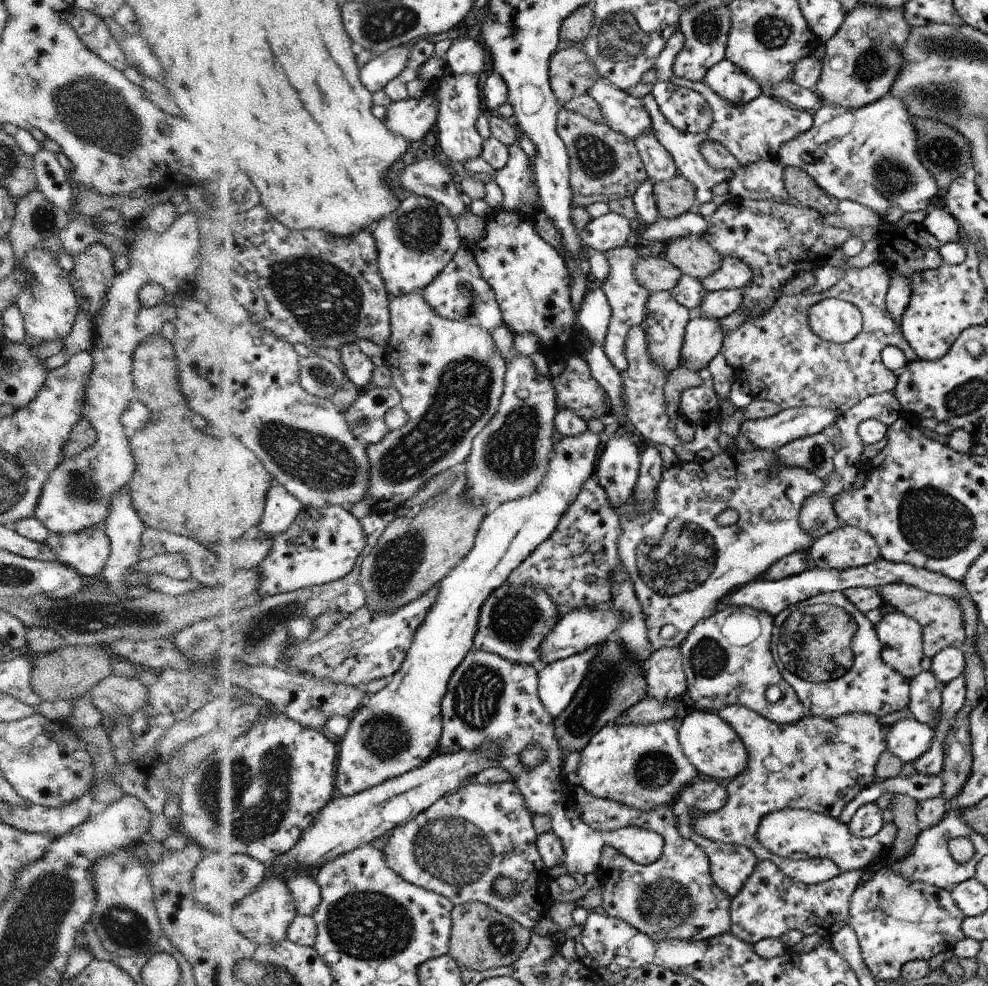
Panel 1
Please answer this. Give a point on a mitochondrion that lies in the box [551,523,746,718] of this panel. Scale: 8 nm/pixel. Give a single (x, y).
(707, 657)

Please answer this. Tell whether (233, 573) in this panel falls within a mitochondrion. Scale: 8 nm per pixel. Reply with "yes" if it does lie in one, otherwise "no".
no

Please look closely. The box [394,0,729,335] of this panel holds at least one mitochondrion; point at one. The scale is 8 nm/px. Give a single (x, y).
(622, 37)

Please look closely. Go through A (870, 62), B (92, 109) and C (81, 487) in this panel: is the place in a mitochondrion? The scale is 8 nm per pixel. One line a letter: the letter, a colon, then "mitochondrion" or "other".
A: mitochondrion
B: mitochondrion
C: mitochondrion

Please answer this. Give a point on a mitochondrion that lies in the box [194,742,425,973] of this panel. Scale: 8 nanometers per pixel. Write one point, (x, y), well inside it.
(369, 927)

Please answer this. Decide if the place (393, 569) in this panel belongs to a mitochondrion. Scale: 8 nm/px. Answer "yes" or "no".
yes

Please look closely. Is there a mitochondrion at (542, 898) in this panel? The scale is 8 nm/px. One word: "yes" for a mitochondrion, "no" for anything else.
no

